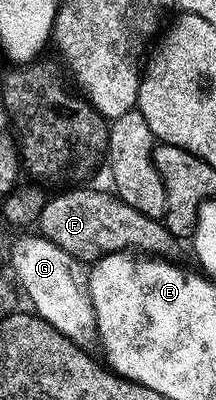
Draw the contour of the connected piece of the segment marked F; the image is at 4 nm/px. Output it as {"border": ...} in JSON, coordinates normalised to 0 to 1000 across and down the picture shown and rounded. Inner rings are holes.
{"border":[[[333,468],[190,515],[176,573],[190,588],[245,603],[366,655],[444,655],[468,635],[528,630],[657,630],[731,643],[796,643],[824,613],[745,550],[685,545],[565,503],[505,475]],[[639,623],[657,625],[644,628]]]}

